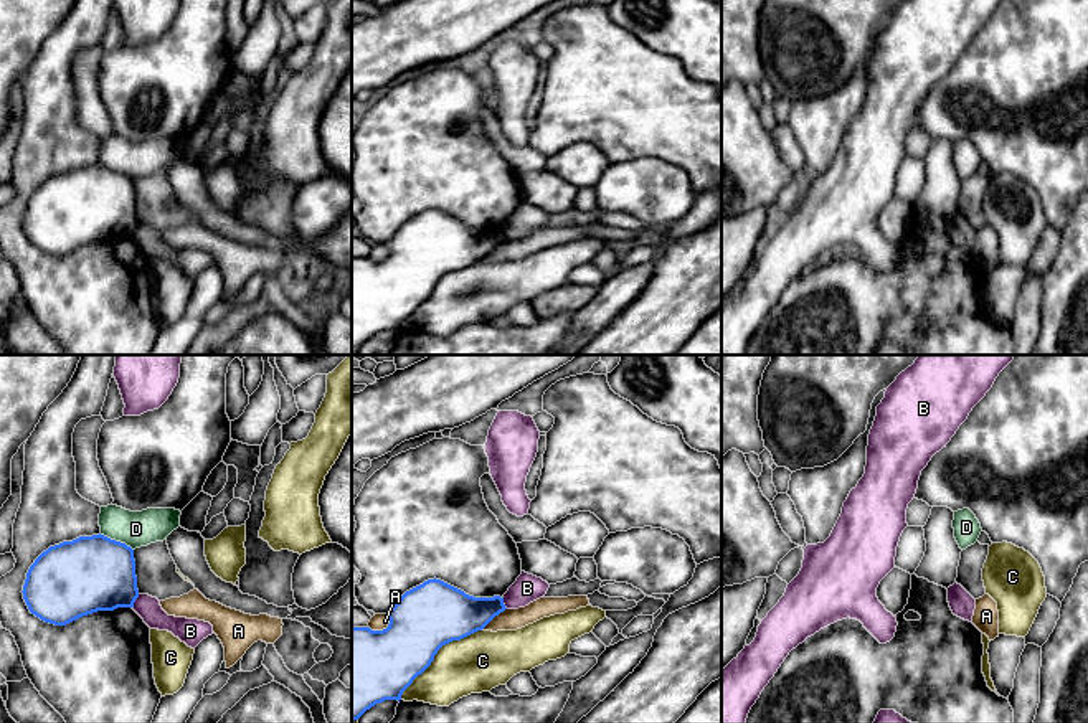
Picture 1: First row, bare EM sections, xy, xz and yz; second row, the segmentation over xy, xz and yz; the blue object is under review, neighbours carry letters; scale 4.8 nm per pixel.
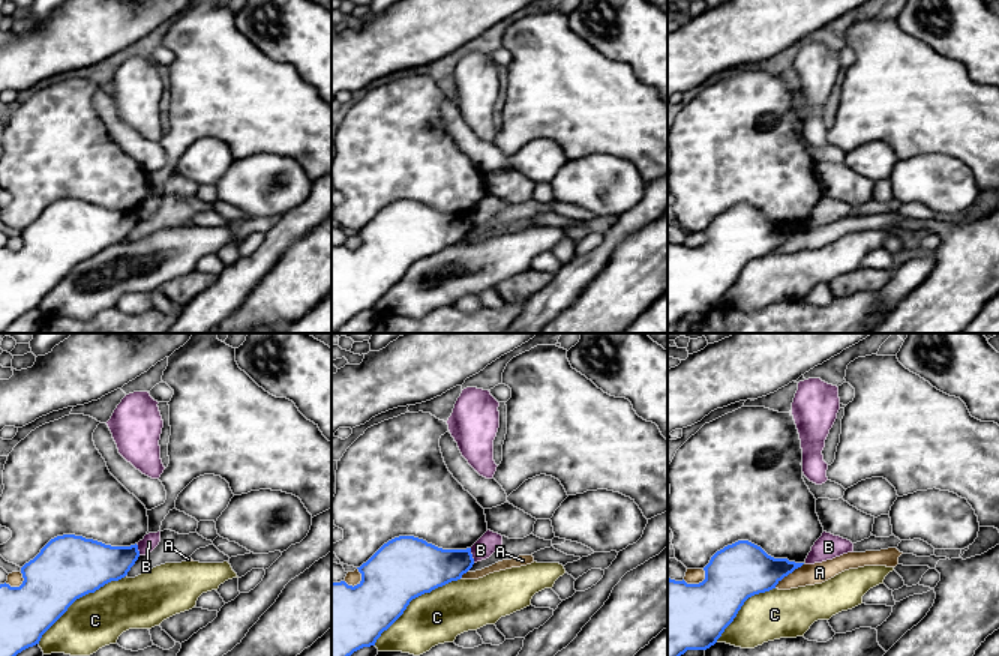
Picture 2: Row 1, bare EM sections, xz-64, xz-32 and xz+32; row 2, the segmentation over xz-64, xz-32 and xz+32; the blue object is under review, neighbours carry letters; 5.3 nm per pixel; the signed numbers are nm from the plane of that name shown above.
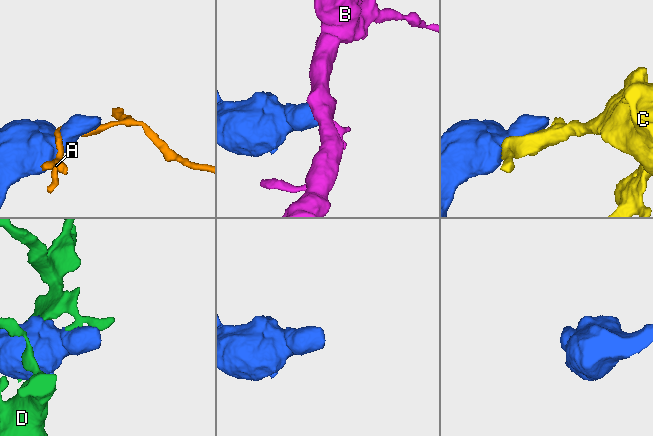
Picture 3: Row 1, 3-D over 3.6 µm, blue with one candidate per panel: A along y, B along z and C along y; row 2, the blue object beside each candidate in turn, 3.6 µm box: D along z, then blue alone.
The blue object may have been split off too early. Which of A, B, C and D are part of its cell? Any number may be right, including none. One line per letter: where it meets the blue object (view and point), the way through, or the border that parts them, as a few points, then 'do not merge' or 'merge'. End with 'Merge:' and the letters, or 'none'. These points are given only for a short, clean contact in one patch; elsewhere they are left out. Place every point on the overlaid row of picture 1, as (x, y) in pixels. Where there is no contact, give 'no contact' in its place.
A: meets blue in xz at (380, 631); do not merge
B: meets blue in xy at (134, 601); border along xy (139, 595), (132, 608); do not merge
C: meets blue in xz at (436, 652); do not merge
D: meets blue in xy at (114, 540); do not merge
Merge: none

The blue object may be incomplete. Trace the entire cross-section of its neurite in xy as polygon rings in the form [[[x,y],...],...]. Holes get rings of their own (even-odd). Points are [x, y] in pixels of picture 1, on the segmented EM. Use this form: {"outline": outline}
{"outline": [[[101,533],[50,546],[30,566],[21,593],[30,612],[54,626],[97,611],[134,607],[139,598],[134,550]]]}

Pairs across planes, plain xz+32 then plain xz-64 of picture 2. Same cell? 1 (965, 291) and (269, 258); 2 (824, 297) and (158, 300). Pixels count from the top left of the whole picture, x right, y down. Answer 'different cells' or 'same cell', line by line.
1: different cells
2: same cell

